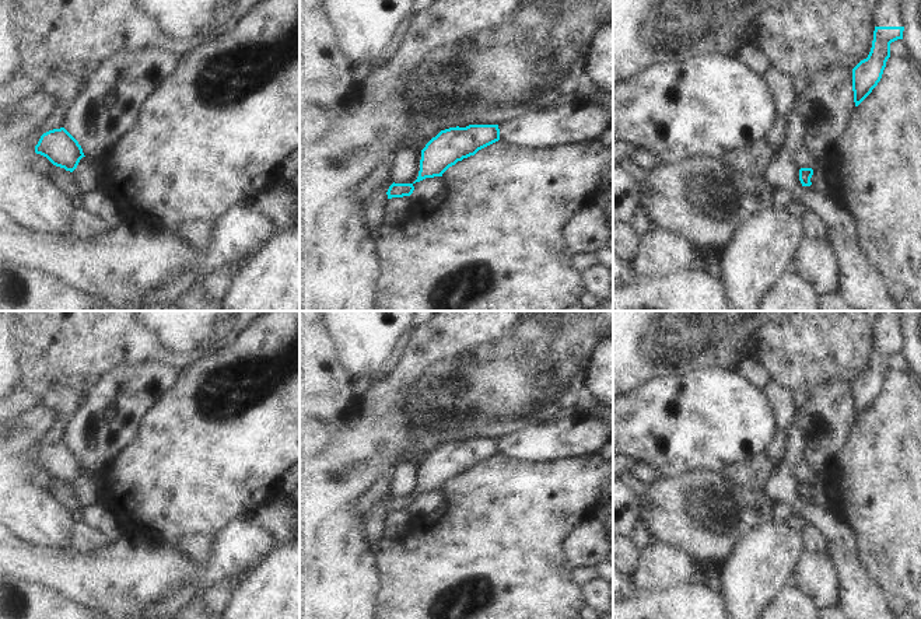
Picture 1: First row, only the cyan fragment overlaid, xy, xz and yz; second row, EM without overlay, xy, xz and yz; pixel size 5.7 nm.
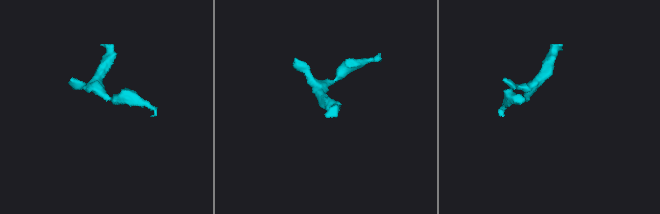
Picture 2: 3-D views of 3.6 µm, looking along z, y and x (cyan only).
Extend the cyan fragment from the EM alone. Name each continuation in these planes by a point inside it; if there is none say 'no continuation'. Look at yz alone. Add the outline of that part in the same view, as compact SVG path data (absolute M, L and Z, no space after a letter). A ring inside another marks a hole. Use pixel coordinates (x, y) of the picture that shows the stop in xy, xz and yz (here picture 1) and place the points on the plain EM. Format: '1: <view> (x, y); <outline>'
1: yz (889, 327); M882 311L875 328L875 340L904 340L901 311Z

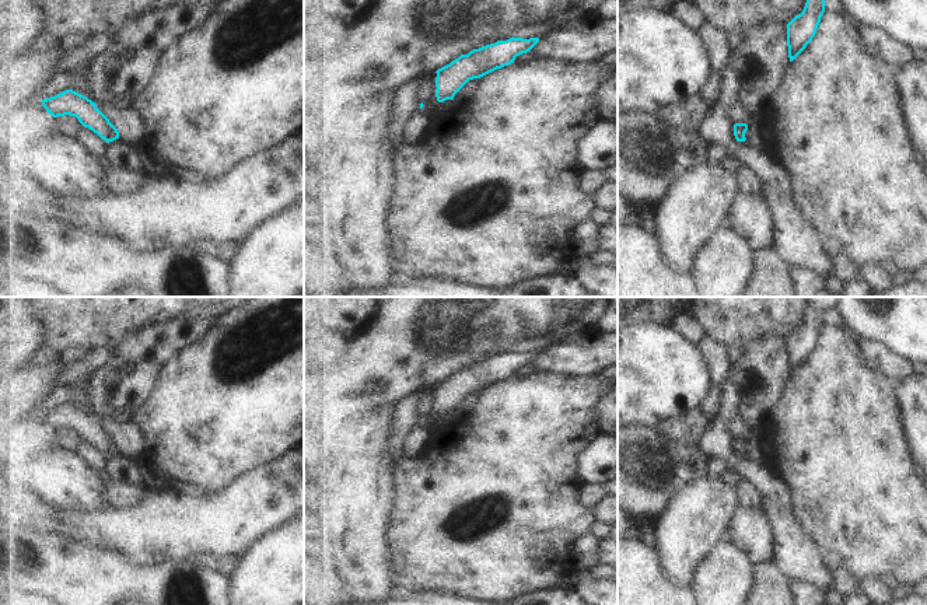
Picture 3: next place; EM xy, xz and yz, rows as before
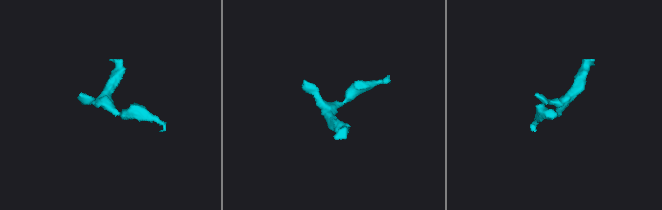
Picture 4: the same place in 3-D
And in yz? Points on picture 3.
no continuation

